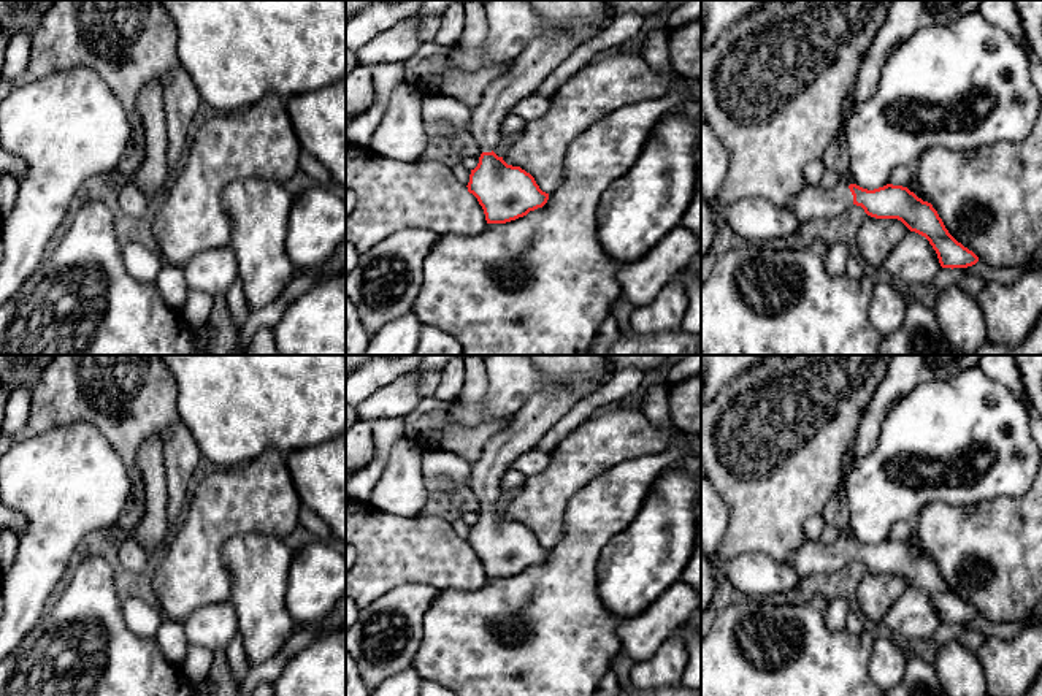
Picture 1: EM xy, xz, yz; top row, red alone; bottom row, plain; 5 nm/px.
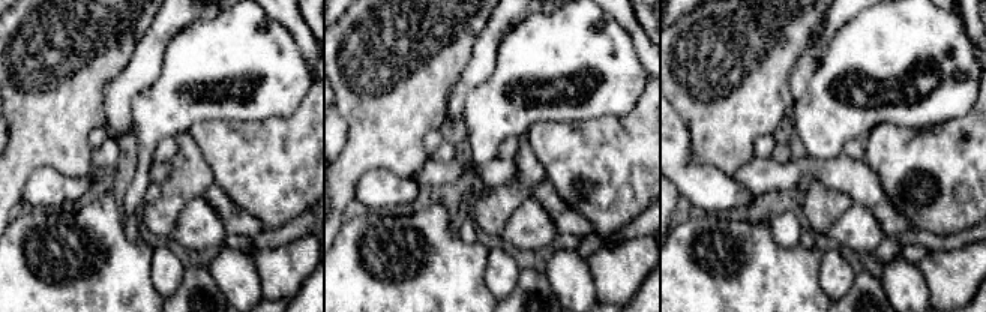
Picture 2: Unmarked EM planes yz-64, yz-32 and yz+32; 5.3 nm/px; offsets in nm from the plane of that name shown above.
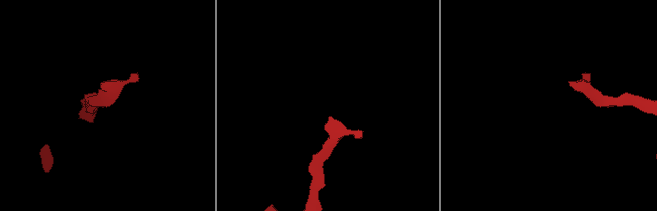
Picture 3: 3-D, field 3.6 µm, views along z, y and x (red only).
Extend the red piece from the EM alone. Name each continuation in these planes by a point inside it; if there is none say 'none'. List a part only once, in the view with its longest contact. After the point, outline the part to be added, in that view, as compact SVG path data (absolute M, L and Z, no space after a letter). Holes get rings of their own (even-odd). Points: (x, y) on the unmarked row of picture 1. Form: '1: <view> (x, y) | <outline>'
1: yz (814, 557) | M841 539L834 545L820 541L806 541L783 563L791 566L798 576L807 577L814 574L834 574L853 560L853 550L847 539Z

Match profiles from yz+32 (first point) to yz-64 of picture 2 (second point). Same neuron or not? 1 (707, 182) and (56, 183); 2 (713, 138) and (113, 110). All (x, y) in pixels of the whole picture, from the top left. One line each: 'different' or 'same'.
1: same
2: different

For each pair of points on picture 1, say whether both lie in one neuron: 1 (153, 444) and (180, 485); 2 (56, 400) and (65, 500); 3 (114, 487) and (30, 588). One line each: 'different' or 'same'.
1: different
2: different
3: same

